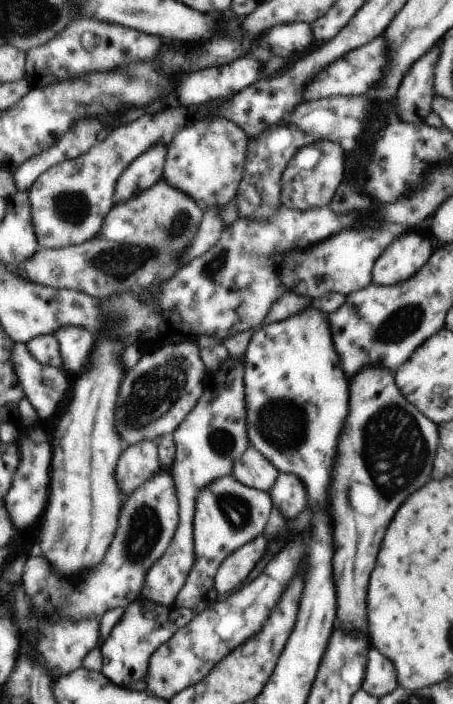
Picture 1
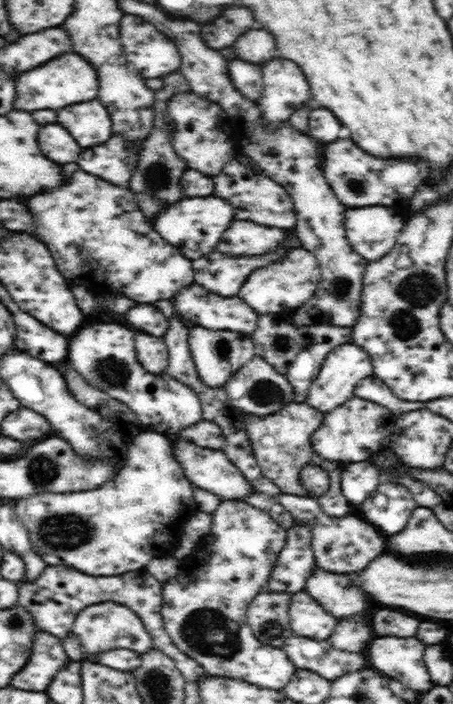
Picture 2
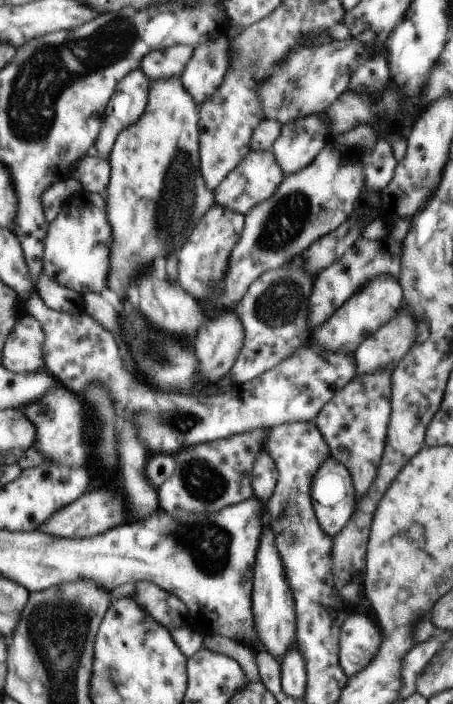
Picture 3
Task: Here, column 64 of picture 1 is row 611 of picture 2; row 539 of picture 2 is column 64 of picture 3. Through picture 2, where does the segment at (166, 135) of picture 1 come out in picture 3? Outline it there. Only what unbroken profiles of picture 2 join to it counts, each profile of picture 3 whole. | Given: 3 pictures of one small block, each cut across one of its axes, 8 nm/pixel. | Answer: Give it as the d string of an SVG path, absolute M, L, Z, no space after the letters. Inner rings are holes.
M81 188L70 194L58 216L49 224L45 238L44 272L83 295L85 292L105 292L110 274L110 246L112 230L106 218L106 203L103 196Z

